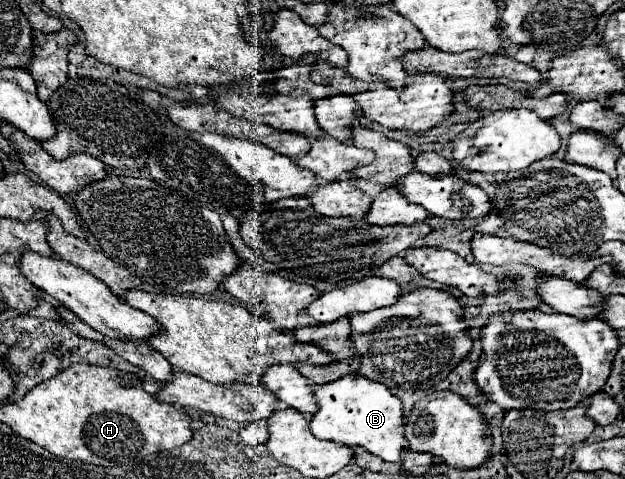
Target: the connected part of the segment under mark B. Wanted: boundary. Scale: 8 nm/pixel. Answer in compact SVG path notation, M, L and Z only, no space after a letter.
M344 375L332 383L312 385L318 411L310 419L310 431L318 439L332 439L344 445L358 445L384 461L400 461L404 449L402 401L382 383L362 375Z

